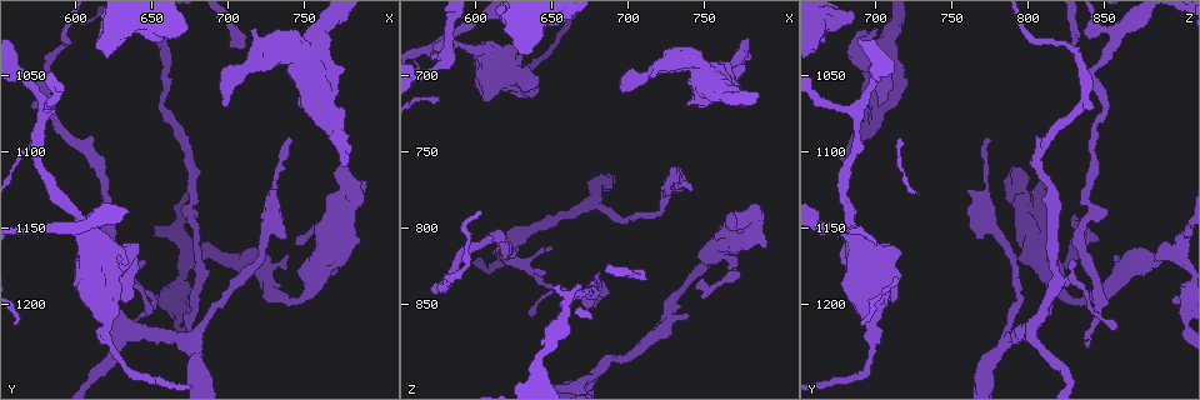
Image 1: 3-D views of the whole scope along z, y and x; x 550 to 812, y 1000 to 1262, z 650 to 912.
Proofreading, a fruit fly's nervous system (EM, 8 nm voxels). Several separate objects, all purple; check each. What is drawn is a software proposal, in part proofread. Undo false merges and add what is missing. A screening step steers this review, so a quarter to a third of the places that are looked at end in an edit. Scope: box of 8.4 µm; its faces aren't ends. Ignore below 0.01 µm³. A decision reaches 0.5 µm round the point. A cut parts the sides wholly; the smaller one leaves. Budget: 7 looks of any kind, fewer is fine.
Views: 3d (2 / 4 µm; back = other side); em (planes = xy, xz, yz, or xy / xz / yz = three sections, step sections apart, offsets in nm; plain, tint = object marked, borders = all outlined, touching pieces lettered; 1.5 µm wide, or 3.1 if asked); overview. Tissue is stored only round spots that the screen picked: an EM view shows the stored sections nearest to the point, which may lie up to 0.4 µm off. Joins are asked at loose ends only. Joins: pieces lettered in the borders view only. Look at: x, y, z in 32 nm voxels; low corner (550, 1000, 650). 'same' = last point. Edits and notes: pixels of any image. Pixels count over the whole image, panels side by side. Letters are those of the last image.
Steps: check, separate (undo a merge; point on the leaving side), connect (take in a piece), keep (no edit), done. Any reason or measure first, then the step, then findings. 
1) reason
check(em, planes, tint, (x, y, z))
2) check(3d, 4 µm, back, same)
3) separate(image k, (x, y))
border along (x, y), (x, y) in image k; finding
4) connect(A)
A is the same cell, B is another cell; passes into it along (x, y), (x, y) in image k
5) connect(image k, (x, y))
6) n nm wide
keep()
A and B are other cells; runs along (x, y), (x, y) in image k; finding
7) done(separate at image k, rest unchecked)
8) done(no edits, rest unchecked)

tapers out
check(3d, 2 µm, (710, 1034, 826))

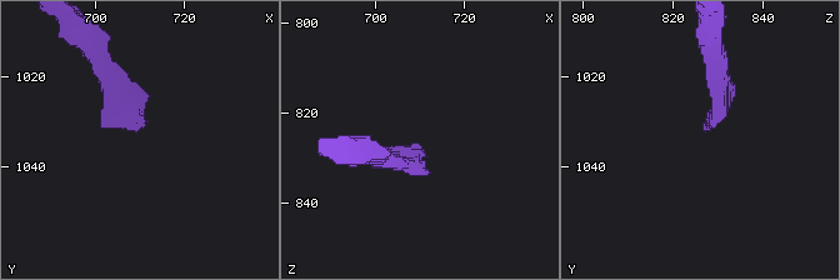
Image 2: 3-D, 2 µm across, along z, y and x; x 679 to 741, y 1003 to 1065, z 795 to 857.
shape alone is not enough
check(em, planes, borders, (708, 1032, 828))

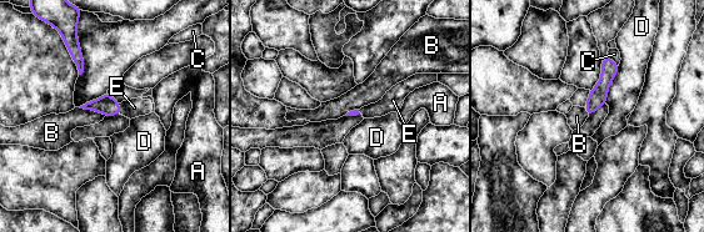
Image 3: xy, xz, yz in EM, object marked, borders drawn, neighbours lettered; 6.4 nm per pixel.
connect(E)
E is the same cell, A, B, C and D are other cells; passes into it along (106, 105), (120, 109), (134, 107) in image 3; it goes on there

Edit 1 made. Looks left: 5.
an open end
check(em, planes, tint, (740, 1090, 774))

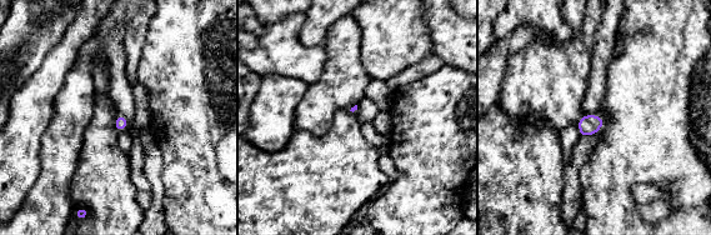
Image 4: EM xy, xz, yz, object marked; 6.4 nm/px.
see the neighbours
check(em, planes, borders, same)

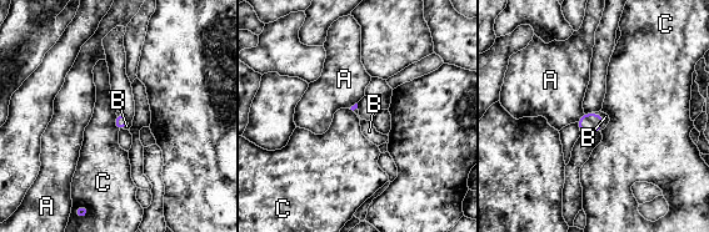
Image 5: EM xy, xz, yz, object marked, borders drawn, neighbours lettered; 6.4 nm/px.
connect(B)
B is the same cell, A and C are other cells; passes into it along (588, 124), (603, 119), (605, 116) in image 5; it goes on there

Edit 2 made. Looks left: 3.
check(overview)

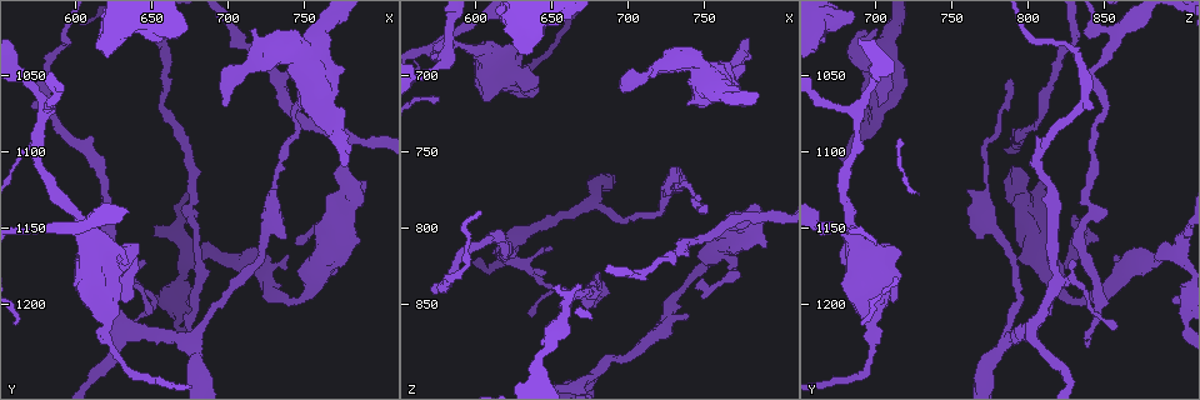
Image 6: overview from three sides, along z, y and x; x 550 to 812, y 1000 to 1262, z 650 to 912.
sudden change in width
check(em, xz, step 8, tint, (618, 1208, 698))

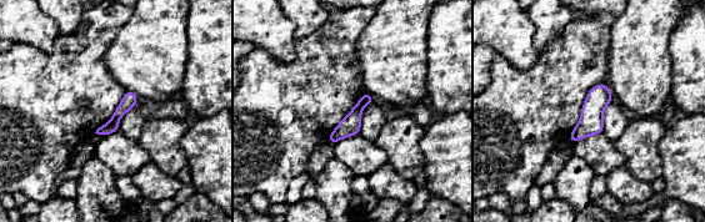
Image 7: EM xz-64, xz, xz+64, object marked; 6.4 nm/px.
check(em, planes, borders, same)

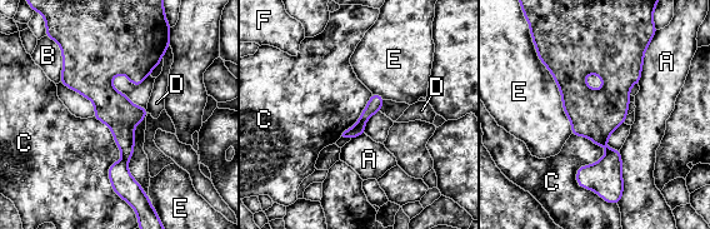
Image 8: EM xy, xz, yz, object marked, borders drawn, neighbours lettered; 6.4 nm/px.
220 nm wide
separate(image 8, (358, 129))
A, B, C, D, E and F are other cells; border along (359, 119), (364, 123) in image 8; two neurons meet here

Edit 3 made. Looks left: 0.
done(connect at image 3, connect at image 5, separate at image 8, rest unchecked)

